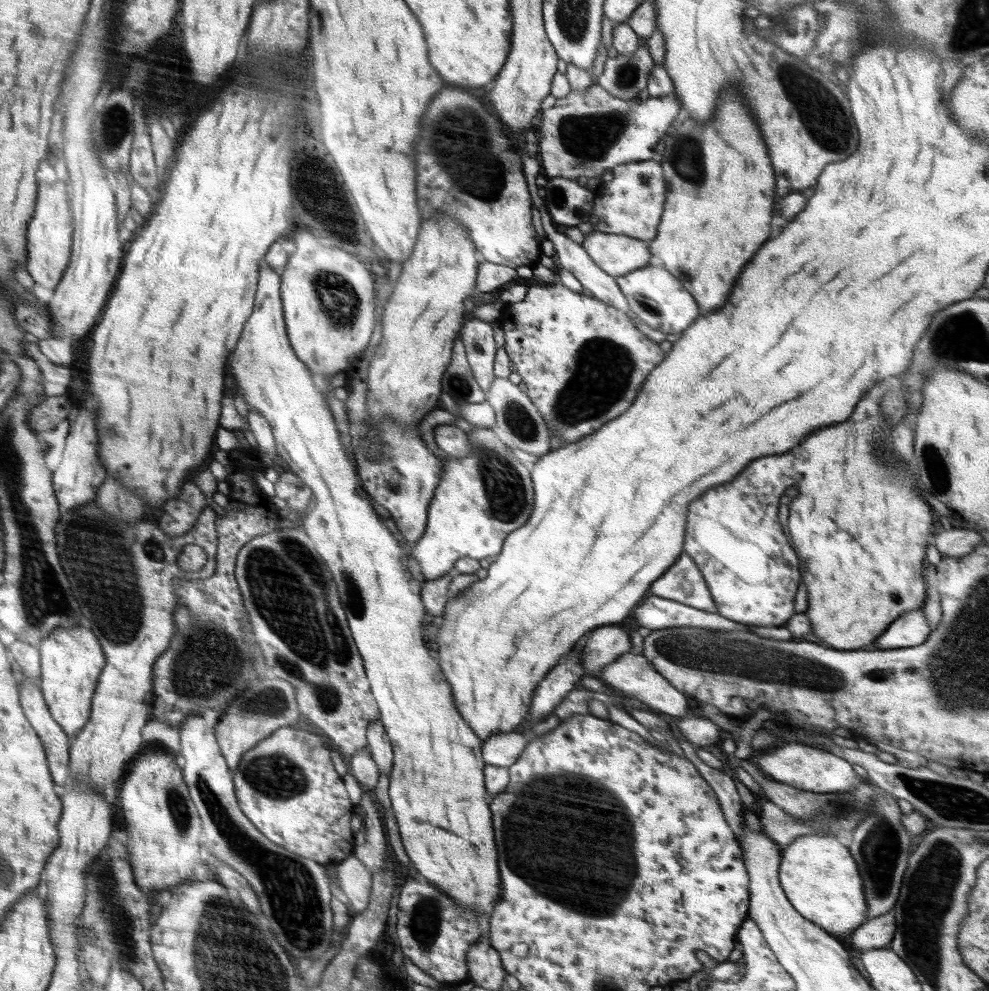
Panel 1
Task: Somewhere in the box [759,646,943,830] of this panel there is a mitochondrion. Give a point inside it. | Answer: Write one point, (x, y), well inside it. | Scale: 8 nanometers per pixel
(844, 809)

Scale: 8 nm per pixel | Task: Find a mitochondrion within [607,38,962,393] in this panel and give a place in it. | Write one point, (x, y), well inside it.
(826, 123)

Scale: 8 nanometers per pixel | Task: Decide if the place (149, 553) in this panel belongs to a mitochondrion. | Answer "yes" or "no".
yes

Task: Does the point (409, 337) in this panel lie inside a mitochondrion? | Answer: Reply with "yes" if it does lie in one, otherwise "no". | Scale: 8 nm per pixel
no

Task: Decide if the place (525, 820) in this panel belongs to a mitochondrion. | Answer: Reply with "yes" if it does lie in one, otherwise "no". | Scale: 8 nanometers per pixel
yes

